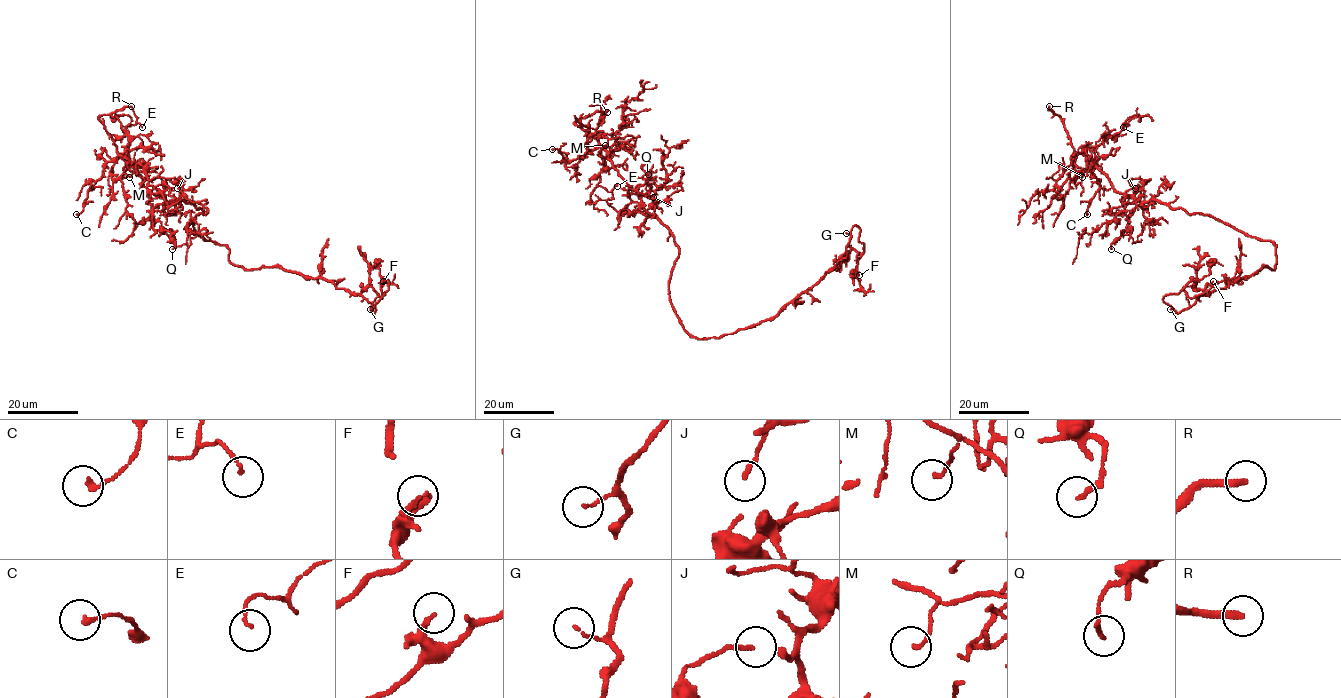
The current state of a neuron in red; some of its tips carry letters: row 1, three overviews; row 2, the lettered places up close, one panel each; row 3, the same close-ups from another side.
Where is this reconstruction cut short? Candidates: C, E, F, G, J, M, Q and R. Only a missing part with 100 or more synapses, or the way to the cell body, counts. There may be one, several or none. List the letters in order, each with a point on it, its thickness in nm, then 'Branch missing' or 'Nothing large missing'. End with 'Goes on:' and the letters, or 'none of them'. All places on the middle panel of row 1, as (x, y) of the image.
C: Place: (552, 149). Thickness 180 nm. Nothing large missing
E: Place: (617, 186). Thickness 110 nm. Nothing large missing
F: Place: (859, 275). Thickness 190 nm. Nothing large missing
G: Place: (846, 233). Thickness 100 nm. Nothing large missing
J: Place: (653, 197). Thickness 150 nm. Nothing large missing
M: Place: (605, 145). Thickness 140 nm. Nothing large missing
Q: Place: (648, 174). Thickness 160 nm. Nothing large missing
R: Place: (607, 112). Thickness 280 nm. Branch missing
Goes on: R

